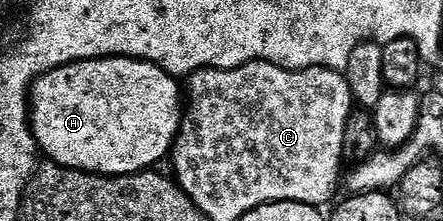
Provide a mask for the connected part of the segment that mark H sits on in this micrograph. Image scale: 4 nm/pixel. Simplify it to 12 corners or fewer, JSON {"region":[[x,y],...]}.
{"region":[[130,56],[38,76],[48,161],[132,176],[169,156],[185,100]]}

